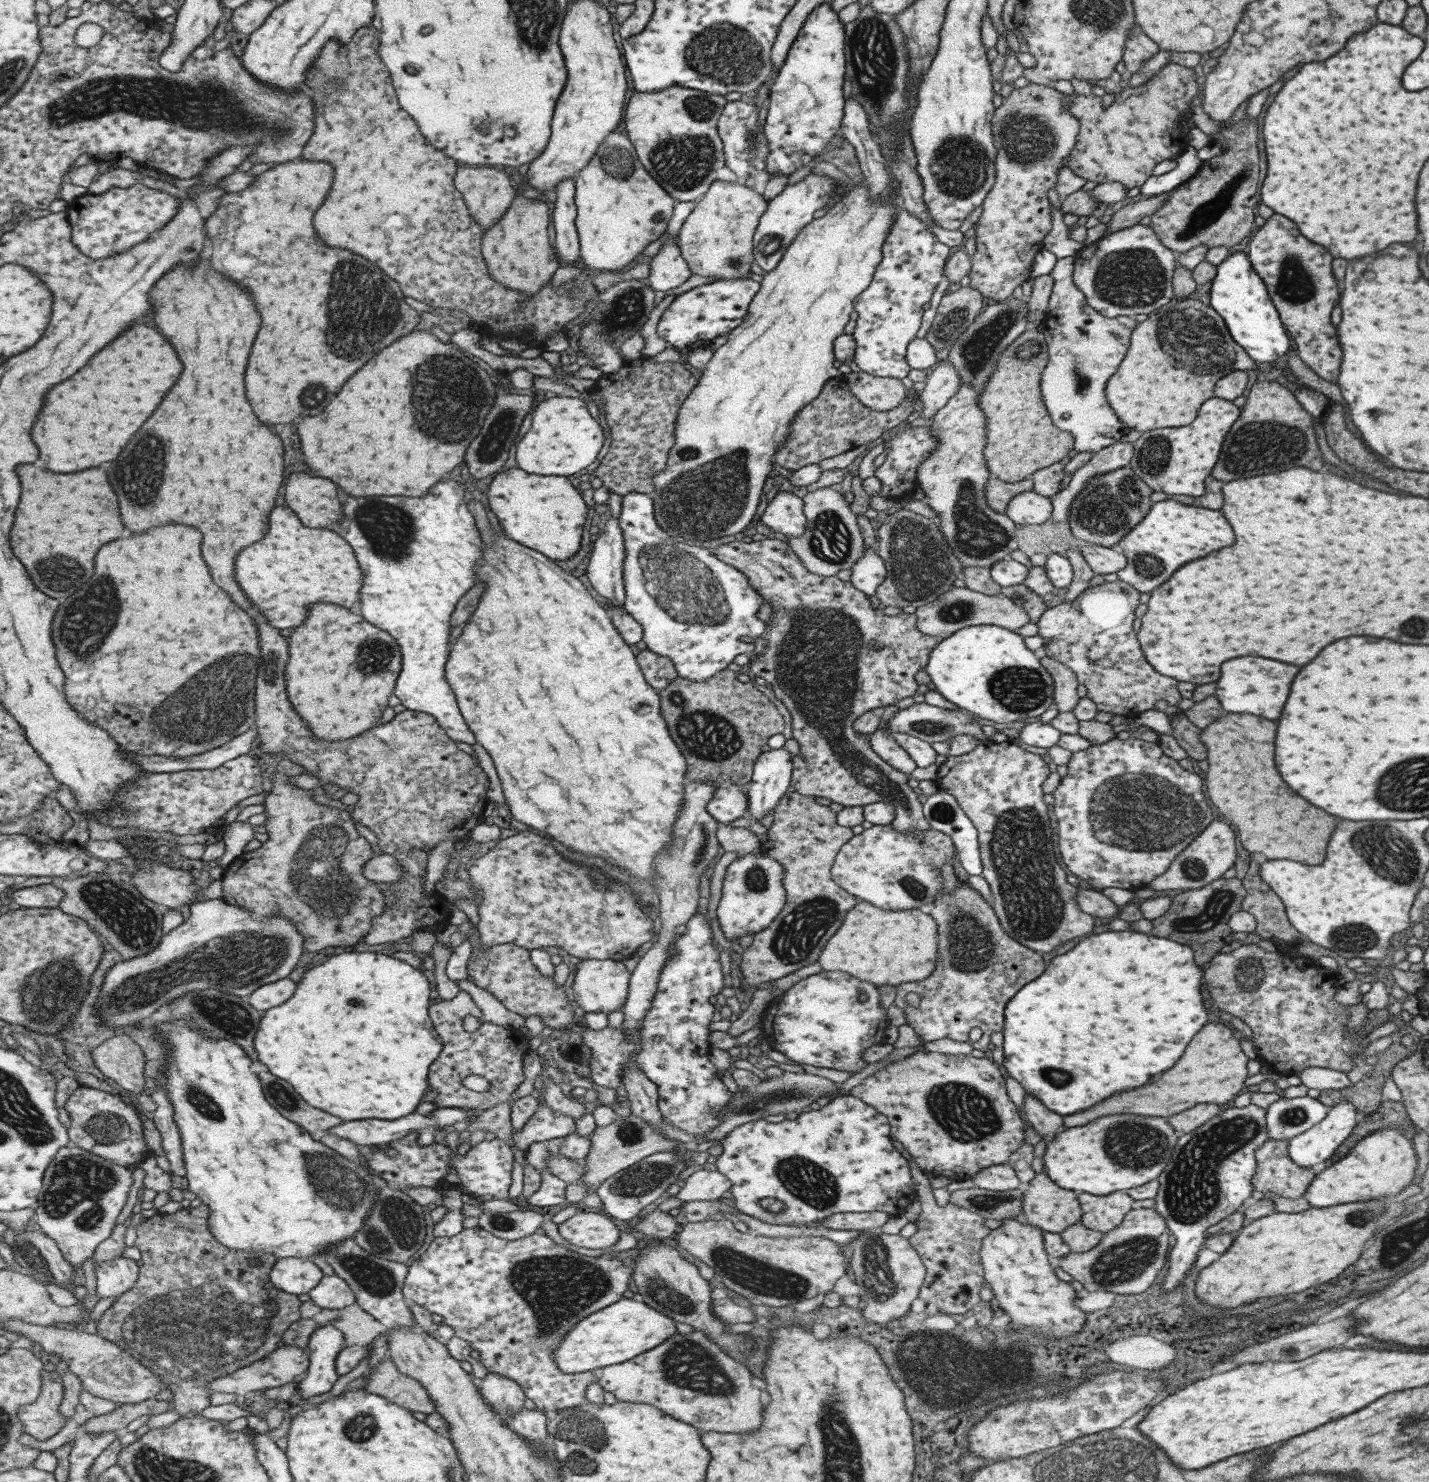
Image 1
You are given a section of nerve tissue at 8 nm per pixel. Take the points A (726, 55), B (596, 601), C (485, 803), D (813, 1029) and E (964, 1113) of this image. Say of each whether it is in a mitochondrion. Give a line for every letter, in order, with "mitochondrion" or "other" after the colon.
A: mitochondrion
B: other
C: other
D: other
E: mitochondrion

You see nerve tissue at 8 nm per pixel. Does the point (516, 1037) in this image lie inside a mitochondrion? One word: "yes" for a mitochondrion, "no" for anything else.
no

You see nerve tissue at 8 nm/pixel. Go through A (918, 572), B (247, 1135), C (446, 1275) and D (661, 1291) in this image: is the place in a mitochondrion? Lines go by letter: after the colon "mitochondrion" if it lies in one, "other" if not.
A: mitochondrion
B: other
C: other
D: mitochondrion

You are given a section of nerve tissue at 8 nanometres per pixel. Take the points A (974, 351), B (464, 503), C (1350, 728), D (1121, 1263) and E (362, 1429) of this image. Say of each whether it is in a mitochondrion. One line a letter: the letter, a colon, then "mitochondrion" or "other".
A: mitochondrion
B: other
C: other
D: mitochondrion
E: mitochondrion

